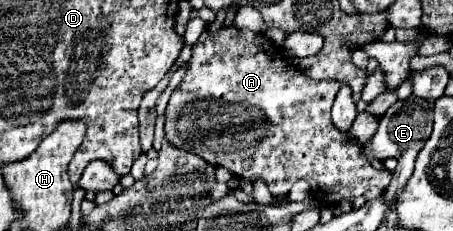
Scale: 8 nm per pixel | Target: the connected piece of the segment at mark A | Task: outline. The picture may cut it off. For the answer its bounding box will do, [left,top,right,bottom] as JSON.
[166,25,392,205]

